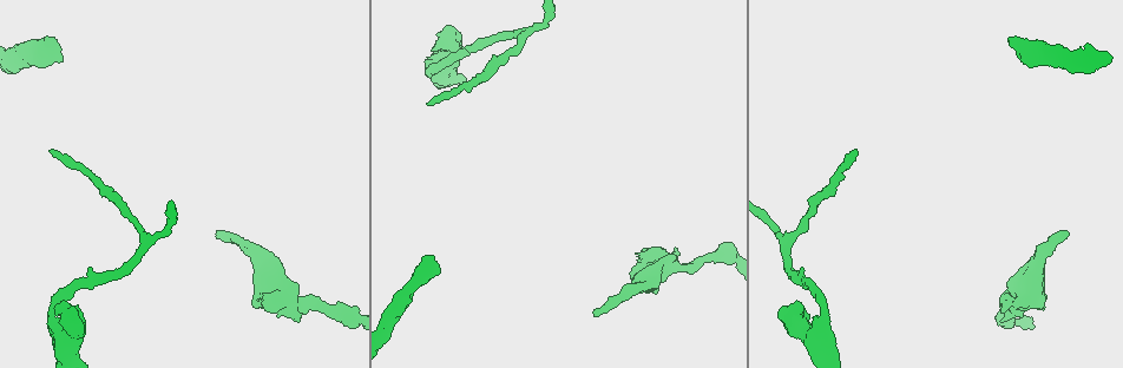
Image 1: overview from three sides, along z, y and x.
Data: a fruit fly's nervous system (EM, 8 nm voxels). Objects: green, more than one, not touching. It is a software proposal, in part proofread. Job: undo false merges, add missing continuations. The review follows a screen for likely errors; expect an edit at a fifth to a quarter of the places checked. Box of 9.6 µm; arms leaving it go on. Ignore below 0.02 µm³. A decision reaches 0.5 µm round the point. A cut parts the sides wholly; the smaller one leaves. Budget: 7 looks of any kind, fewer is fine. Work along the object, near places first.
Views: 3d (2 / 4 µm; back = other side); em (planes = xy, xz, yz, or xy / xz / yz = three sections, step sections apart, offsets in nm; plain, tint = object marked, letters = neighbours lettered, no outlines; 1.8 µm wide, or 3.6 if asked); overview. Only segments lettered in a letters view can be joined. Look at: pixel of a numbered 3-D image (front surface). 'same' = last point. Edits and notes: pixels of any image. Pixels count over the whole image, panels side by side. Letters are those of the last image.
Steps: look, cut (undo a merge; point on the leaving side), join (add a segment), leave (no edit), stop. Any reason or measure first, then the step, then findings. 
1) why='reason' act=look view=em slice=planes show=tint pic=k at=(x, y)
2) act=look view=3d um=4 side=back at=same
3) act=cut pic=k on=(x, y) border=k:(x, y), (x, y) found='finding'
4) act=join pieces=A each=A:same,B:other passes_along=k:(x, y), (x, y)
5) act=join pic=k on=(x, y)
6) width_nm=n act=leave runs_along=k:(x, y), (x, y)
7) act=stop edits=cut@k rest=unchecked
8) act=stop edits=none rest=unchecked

why='branch stops here' act=look view=em slice=planes show=letters pic=1 at=(1067, 236)

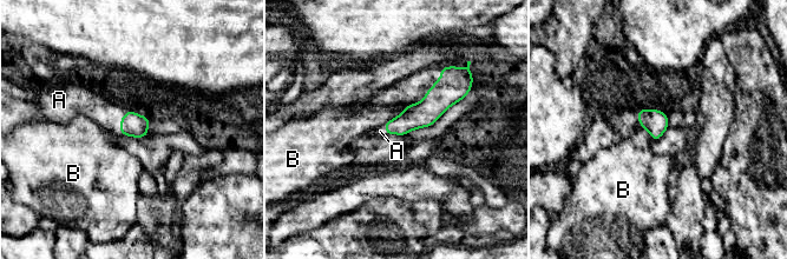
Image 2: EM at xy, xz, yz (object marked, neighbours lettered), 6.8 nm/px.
width_nm=160 longest_contact=B:200nm act=join pieces=A each=A:same,B:other found='the neuron continues'

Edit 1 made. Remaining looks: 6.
why='branch stops here' act=look view=3d um=2 pic=1 at=(676, 249)

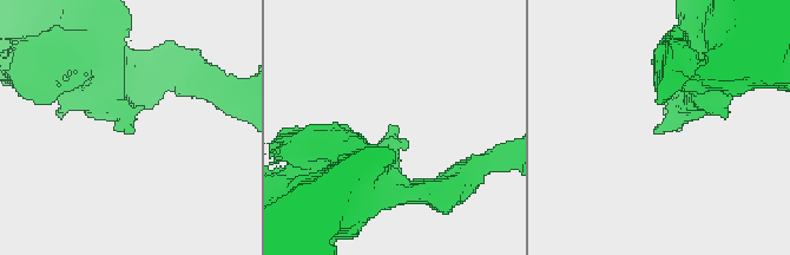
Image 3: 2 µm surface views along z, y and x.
why='now the EM' act=look view=em slice=planes show=letters pic=3 at=(655, 132)

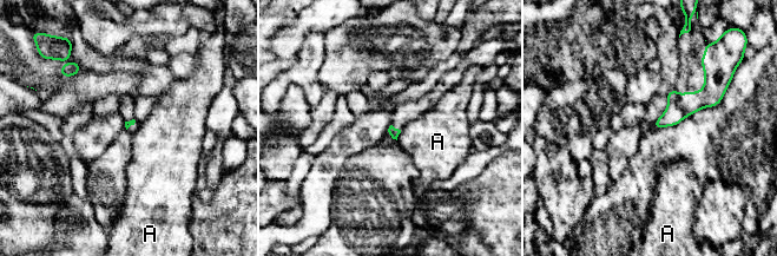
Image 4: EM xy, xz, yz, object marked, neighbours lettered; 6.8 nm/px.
act=leave each=A:other border=4:(401, 130), (396, 139) found='none of them fits'

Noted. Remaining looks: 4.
why='thick turns thin' act=look view=em um=3.6 slice=yz step=4 show=tint pic=1 at=(61, 331)

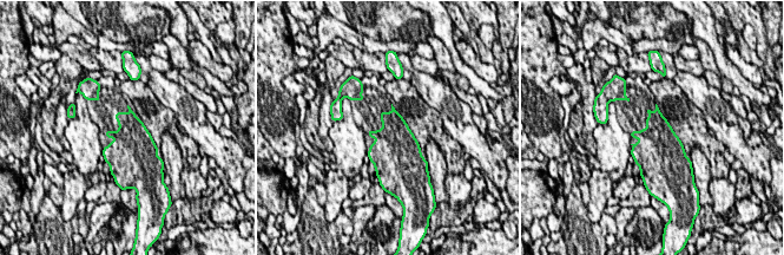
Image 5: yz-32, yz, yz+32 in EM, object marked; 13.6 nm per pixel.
why='another direction' act=look view=em um=3.6 slice=planes show=letters at=same

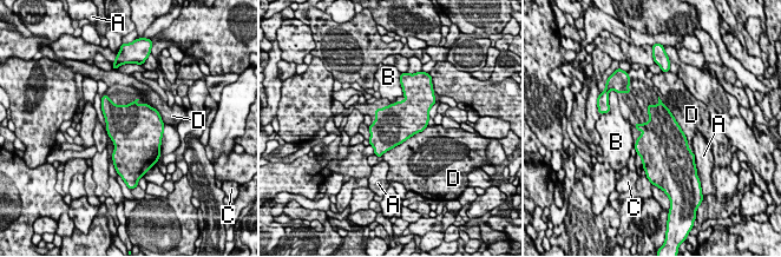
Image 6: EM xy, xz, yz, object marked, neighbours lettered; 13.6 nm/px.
width_nm=550 act=leave each=A:other,B:other,C:other,D:other border=6:(427, 125), (381, 156) found='continuous, no second neuron'

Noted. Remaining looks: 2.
act=stop edits=join@2 rest=unchecked

